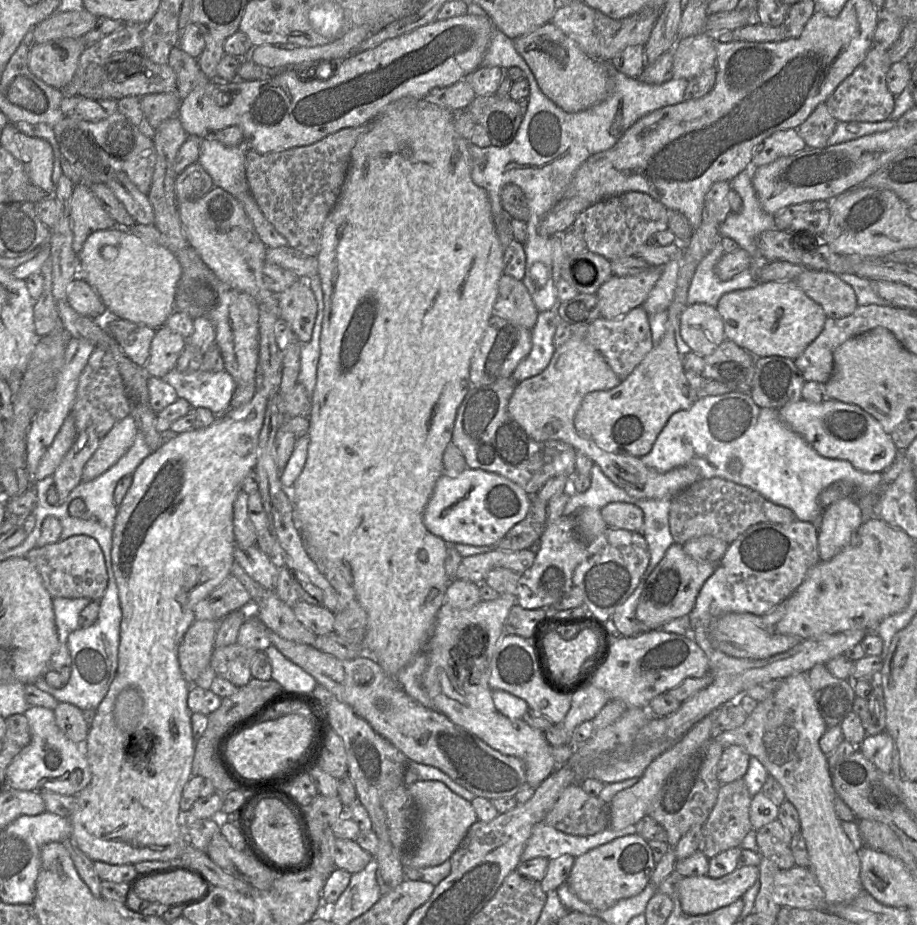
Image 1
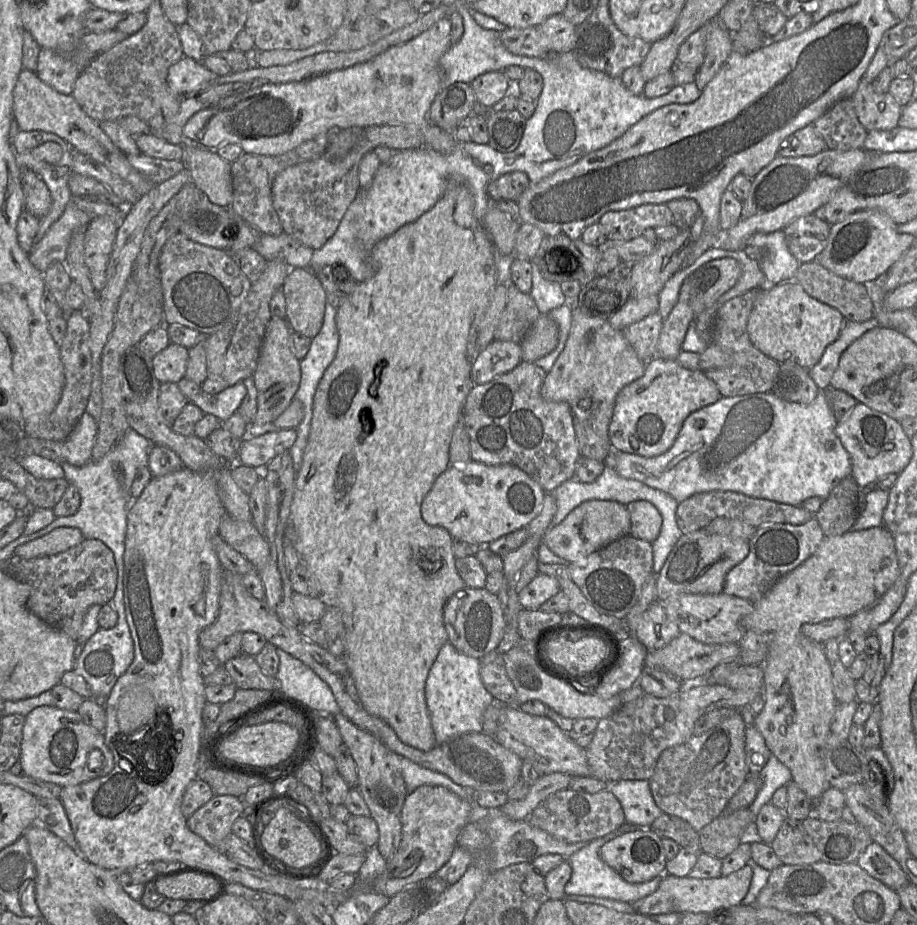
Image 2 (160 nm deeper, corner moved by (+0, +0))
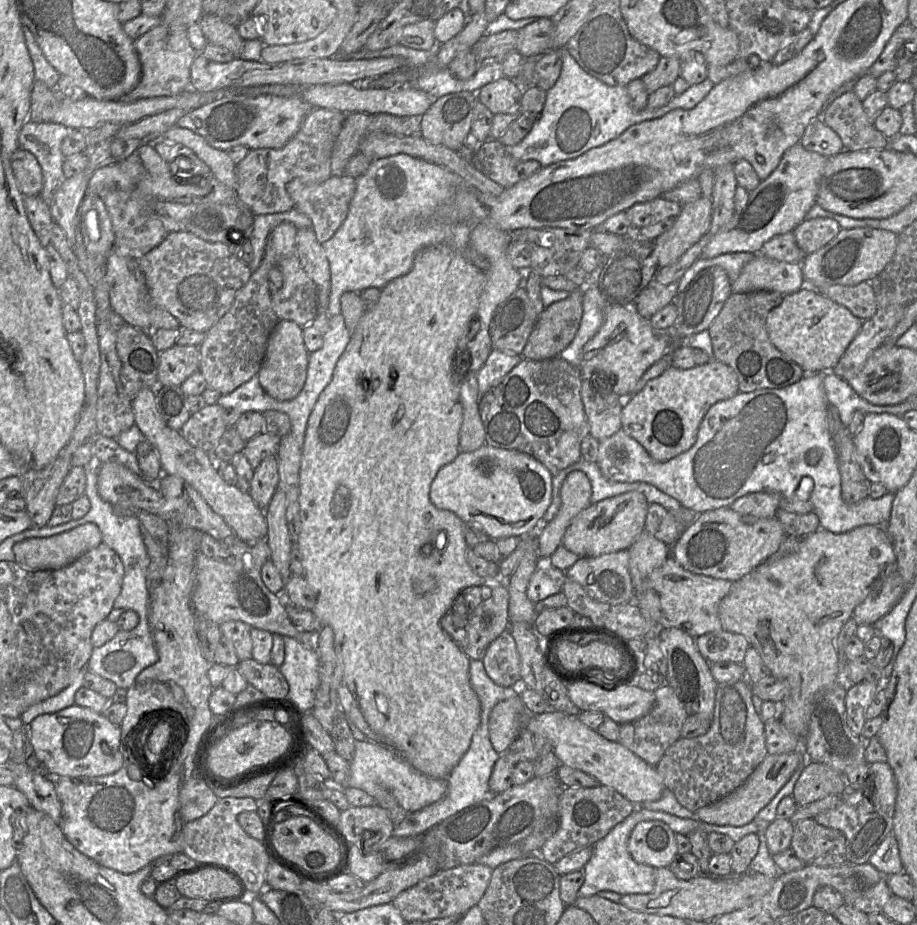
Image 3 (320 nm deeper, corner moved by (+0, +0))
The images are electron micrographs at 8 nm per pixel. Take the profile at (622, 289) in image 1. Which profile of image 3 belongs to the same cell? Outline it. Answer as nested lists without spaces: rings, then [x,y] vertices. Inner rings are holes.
[[[700,197],[684,205],[674,225],[655,239],[658,269],[669,266],[694,246],[709,230],[712,198]]]

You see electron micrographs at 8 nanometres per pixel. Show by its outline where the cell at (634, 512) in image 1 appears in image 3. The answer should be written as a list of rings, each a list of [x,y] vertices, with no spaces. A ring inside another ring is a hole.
[[[650,503],[644,530],[672,547],[685,529],[696,520],[699,514],[684,506],[677,511],[670,512],[658,503]]]

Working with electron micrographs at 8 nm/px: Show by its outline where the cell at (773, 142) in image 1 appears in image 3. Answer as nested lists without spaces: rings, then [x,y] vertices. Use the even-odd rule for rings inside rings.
[[[821,117],[810,121],[799,142],[806,150],[826,157],[834,156],[844,149],[841,138]]]

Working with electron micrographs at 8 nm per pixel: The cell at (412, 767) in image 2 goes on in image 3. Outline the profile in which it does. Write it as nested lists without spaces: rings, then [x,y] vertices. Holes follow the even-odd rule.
[[[355,740],[355,751],[350,762],[348,787],[364,790],[373,798],[377,788],[386,788],[407,812],[414,812],[440,800],[447,792],[447,779],[429,777],[413,768],[397,752],[381,742]]]

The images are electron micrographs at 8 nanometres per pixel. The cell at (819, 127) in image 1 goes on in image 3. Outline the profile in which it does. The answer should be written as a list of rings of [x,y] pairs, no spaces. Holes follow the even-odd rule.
[[[853,90],[834,96],[820,117],[841,138],[844,150],[888,148],[889,139],[870,122]]]

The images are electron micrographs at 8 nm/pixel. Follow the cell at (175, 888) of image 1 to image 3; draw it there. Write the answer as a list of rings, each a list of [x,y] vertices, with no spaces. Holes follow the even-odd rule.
[[[216,869],[180,876],[176,878],[175,885],[183,897],[207,901],[238,896],[244,891],[237,878]]]

